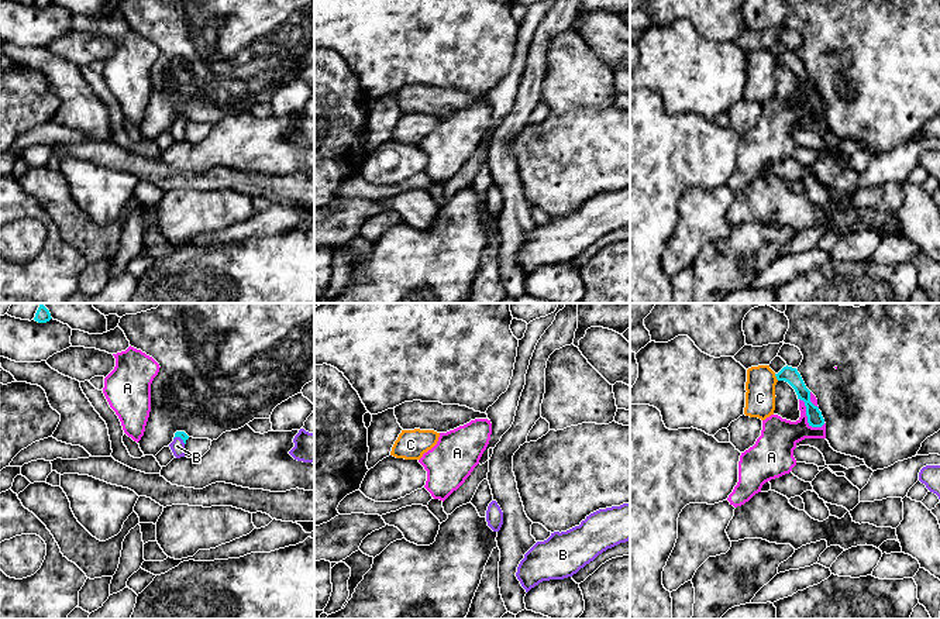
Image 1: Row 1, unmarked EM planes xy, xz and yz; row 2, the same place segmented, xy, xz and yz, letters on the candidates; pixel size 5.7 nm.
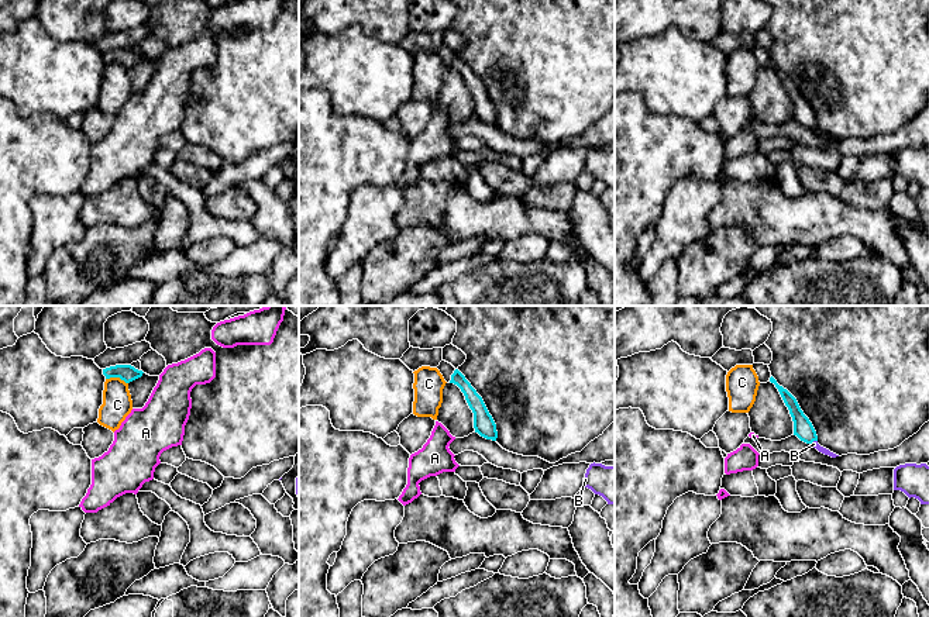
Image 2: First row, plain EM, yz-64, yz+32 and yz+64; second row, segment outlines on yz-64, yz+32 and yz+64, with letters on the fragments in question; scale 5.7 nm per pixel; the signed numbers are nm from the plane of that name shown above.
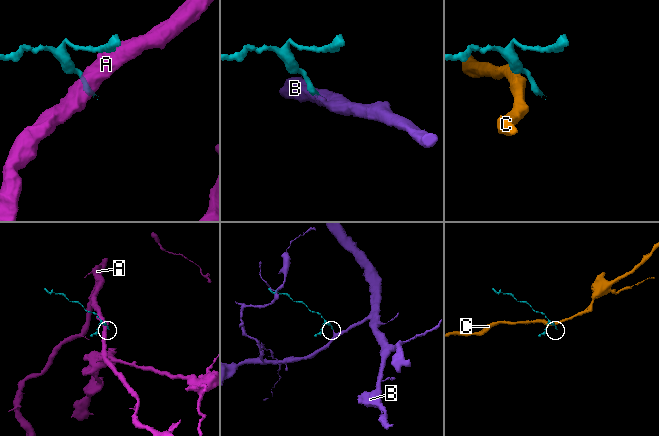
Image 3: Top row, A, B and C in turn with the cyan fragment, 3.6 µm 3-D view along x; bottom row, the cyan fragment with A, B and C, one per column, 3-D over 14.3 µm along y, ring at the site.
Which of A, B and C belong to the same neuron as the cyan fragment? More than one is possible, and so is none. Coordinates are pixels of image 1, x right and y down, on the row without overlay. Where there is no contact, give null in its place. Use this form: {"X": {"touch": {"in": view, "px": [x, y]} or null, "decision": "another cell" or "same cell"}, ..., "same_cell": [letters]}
{"A": {"touch": {"in": "yz", "px": [806, 99]}, "decision": "another cell"}, "B": {"touch": {"in": "xy", "px": [179, 120]}, "decision": "same cell"}, "C": {"touch": {"in": "yz", "px": [775, 59]}, "decision": "another cell"}, "same_cell": ["B"]}

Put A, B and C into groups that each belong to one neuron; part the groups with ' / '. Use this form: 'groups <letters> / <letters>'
groups A / B / C

